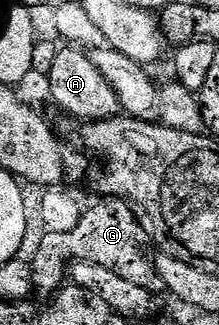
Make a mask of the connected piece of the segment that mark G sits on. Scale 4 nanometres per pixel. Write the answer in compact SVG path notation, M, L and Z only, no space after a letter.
M117 199L99 200L99 205L94 205L85 210L80 219L80 223L72 231L67 233L46 233L43 241L39 243L38 250L34 253L34 259L29 262L31 271L34 275L34 288L38 293L50 293L54 295L63 288L64 282L68 277L68 266L77 261L87 261L88 263L99 264L108 267L122 279L128 279L136 287L146 288L153 295L163 292L164 286L160 275L156 271L154 262L150 255L146 255L146 249L142 246L142 237L144 241L144 230L136 216L135 210L130 202Z

